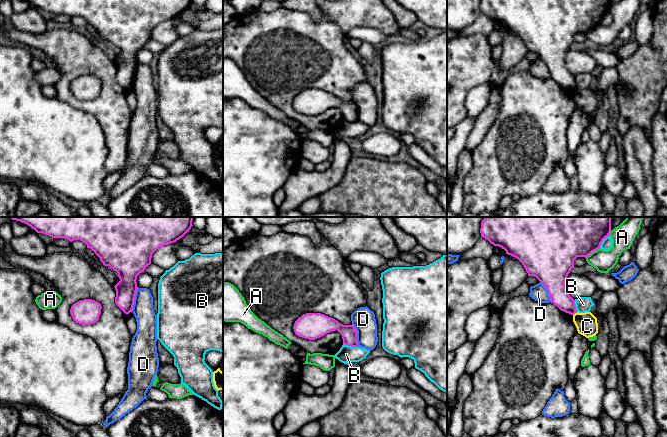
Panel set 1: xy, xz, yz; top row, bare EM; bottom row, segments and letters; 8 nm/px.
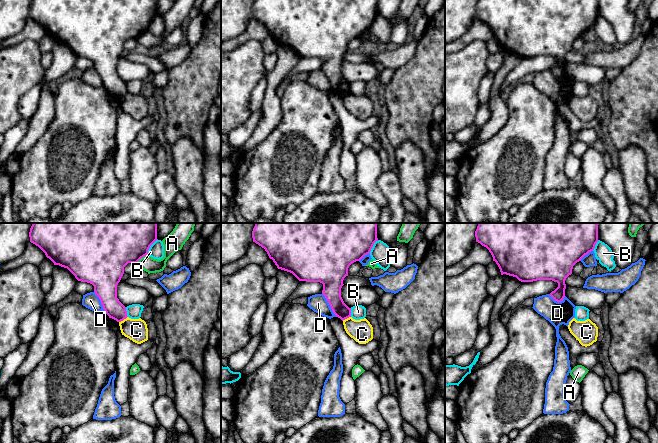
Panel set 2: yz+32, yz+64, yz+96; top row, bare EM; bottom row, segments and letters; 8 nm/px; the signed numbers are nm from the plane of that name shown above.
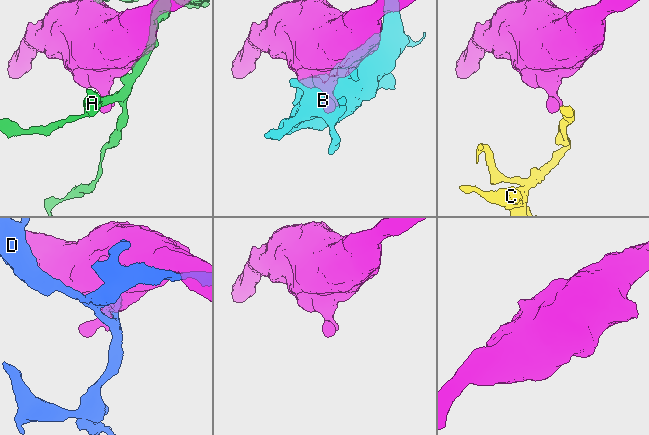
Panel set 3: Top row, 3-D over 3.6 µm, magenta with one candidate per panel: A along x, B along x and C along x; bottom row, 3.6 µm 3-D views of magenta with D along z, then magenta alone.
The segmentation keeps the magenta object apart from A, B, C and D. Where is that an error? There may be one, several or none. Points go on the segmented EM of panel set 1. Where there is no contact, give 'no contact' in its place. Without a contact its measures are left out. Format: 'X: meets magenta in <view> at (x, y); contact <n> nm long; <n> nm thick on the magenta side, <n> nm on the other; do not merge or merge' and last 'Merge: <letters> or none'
A: meets magenta in yz at (592, 251); contact 150 nm long; 500 nm thick on the magenta side, 180 nm on the other; do not merge
B: meets magenta in xz at (350, 345); contact 120 nm long; 130 nm thick on the magenta side, 140 nm on the other; do not merge
C: meets magenta in yz at (575, 312); contact 50 nm long; 150 nm thick on the magenta side, 180 nm on the other; do not merge
D: meets magenta in xy at (134, 298); contact 200 nm long; 190 nm thick on the magenta side, 170 nm on the other; do not merge
Merge: none

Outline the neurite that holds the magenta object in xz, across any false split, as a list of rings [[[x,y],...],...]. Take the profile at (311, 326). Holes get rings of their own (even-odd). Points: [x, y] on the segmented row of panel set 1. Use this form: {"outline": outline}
{"outline": [[[321,313],[303,314],[295,321],[293,329],[297,336],[309,340],[315,340],[337,330],[342,335],[343,344],[358,347],[357,331],[353,325],[343,325]]]}

